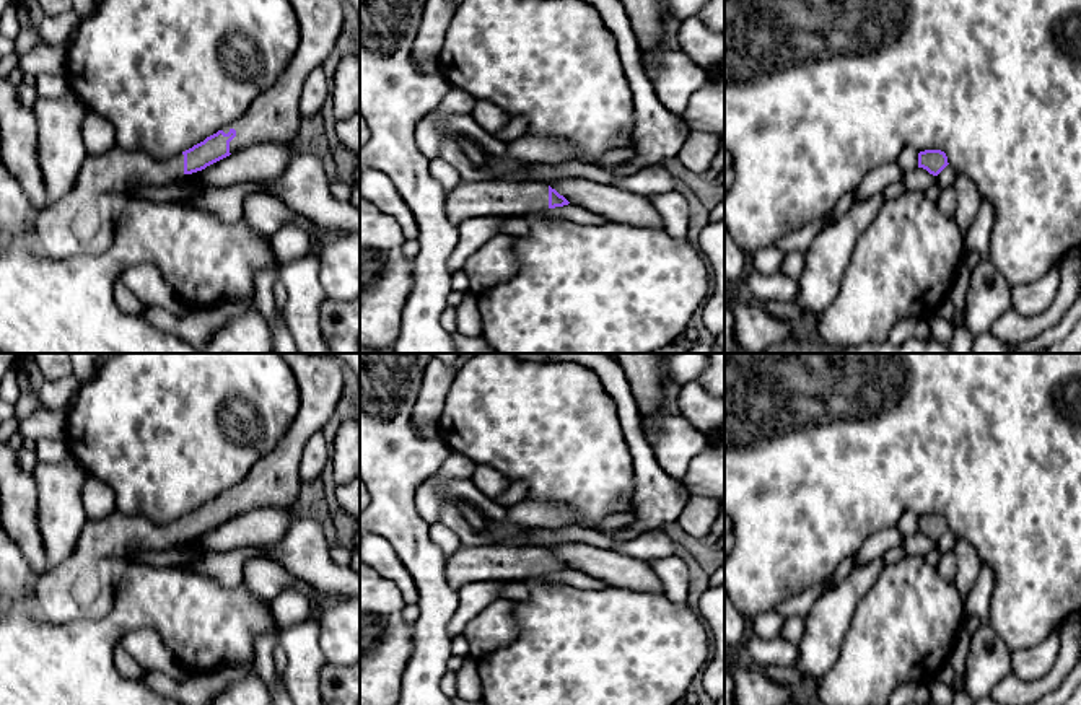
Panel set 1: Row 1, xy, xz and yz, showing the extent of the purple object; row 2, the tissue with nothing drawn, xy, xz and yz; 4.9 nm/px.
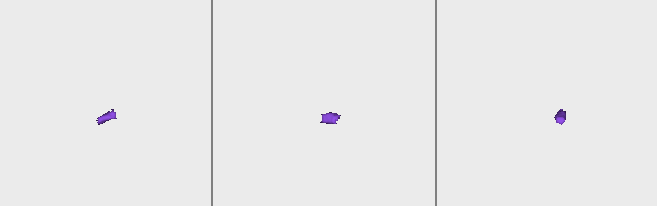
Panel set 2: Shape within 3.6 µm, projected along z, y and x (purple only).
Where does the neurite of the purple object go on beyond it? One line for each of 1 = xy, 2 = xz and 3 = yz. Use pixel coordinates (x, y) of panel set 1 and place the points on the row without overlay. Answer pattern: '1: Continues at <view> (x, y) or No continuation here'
1: Continues at xy (82, 586)
2: Continues at xz (469, 564)
3: No continuation here

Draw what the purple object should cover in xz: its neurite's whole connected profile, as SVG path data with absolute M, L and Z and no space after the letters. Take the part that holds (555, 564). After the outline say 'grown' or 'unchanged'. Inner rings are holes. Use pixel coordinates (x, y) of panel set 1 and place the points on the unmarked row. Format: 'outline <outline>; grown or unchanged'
outline M461 545L446 557L446 580L454 589L480 581L523 581L568 568L563 560L540 545Z; grown

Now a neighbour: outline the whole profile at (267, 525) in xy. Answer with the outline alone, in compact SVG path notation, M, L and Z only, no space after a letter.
M260 506L202 534L197 549L231 550L275 544L296 518L293 508Z

